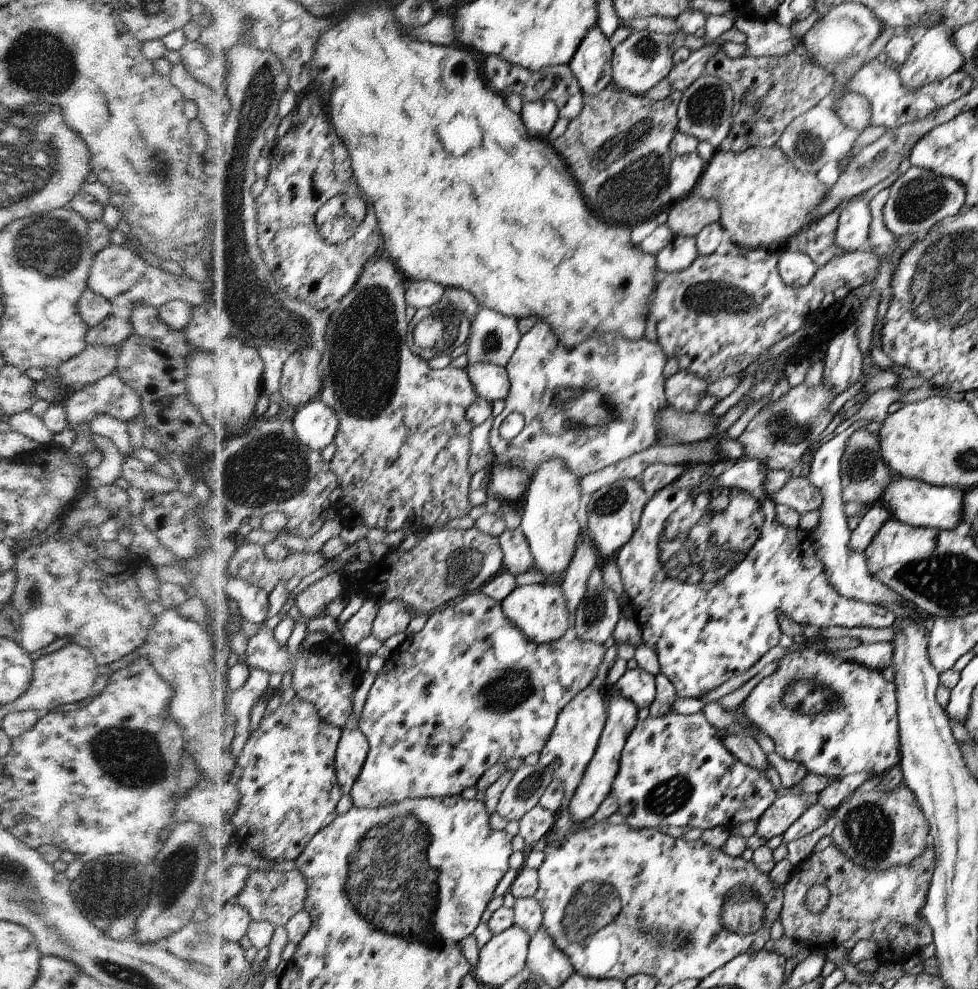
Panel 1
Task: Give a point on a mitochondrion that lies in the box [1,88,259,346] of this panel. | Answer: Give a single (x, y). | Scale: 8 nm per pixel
(51, 250)

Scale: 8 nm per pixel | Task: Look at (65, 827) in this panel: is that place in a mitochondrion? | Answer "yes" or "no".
no

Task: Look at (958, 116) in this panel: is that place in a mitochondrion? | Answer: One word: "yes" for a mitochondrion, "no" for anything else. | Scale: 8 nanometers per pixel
no

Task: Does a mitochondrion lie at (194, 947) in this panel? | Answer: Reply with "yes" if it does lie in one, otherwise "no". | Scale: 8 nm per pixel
yes

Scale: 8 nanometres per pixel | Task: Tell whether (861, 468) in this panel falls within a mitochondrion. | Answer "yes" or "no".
yes

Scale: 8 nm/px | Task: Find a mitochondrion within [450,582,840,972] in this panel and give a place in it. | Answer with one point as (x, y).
(594, 903)

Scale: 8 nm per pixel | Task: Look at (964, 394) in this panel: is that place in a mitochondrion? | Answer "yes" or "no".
no

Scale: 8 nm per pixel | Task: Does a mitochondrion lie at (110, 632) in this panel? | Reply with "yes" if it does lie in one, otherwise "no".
no

